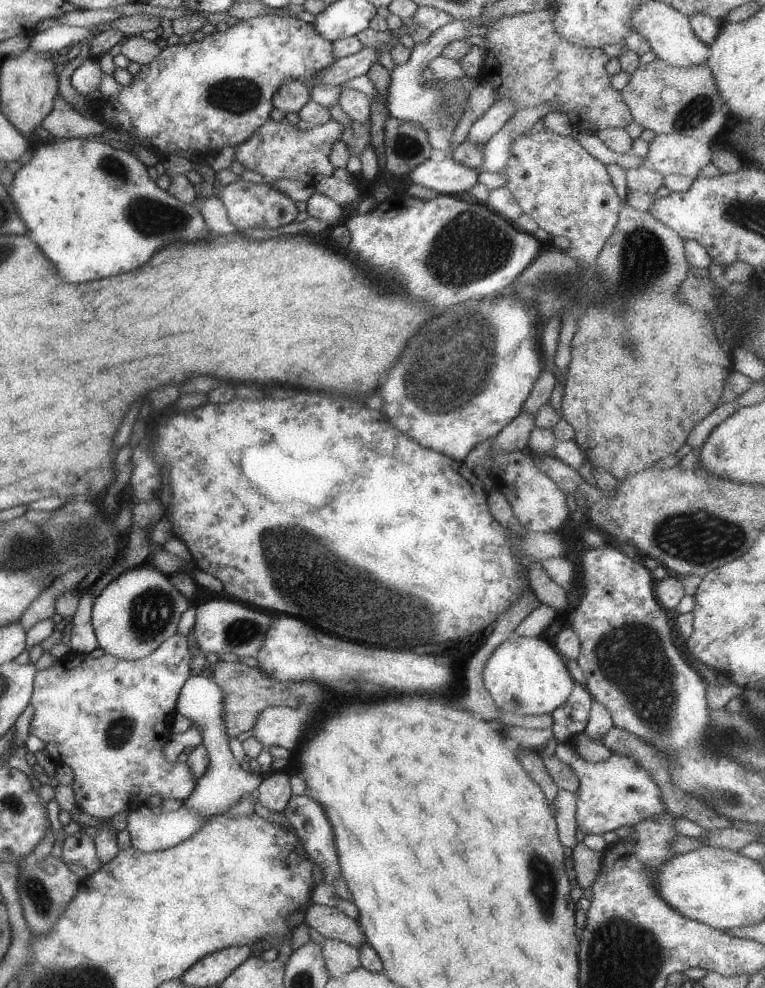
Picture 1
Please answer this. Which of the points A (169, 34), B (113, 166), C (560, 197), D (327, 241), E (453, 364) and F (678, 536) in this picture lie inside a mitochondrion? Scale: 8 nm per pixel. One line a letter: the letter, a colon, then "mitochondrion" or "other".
A: other
B: mitochondrion
C: other
D: other
E: mitochondrion
F: mitochondrion

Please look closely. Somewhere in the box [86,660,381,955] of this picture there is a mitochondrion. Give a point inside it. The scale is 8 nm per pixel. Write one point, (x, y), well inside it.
(118, 733)

